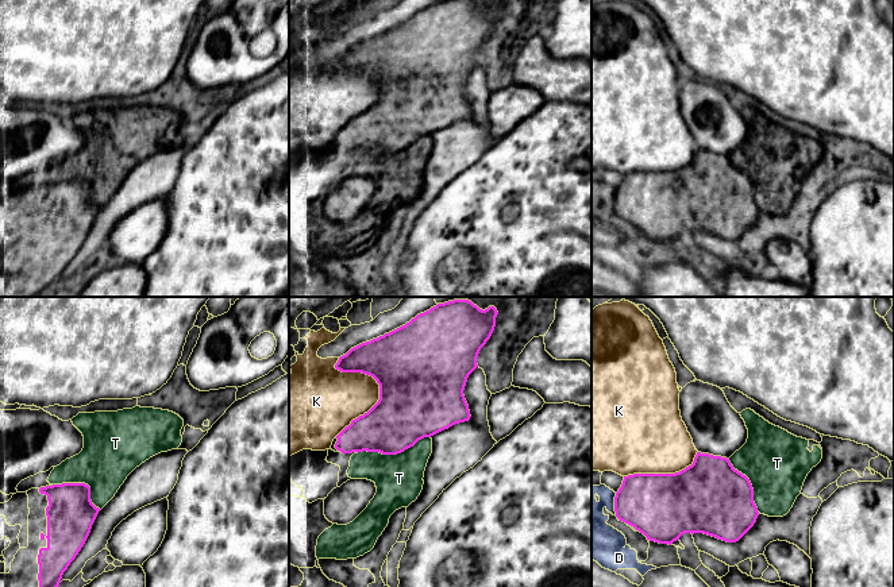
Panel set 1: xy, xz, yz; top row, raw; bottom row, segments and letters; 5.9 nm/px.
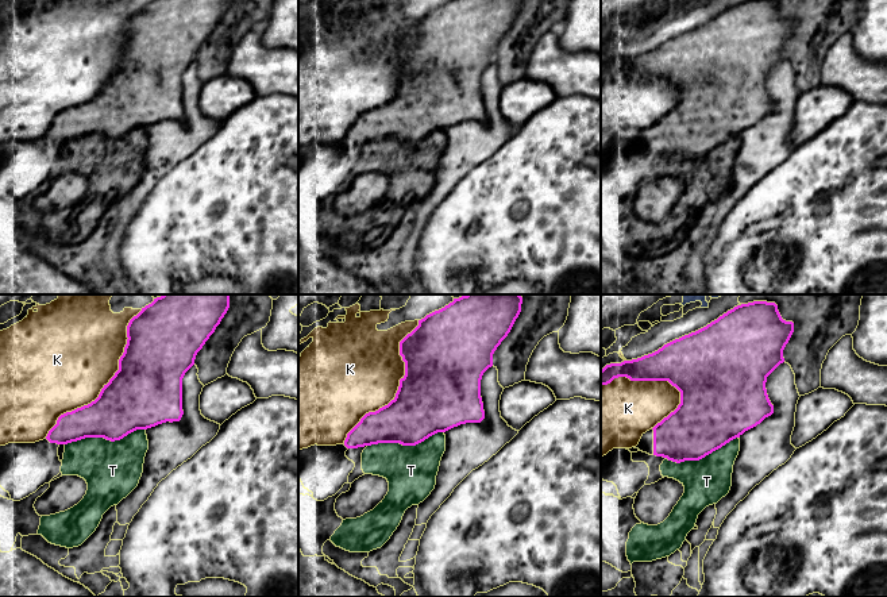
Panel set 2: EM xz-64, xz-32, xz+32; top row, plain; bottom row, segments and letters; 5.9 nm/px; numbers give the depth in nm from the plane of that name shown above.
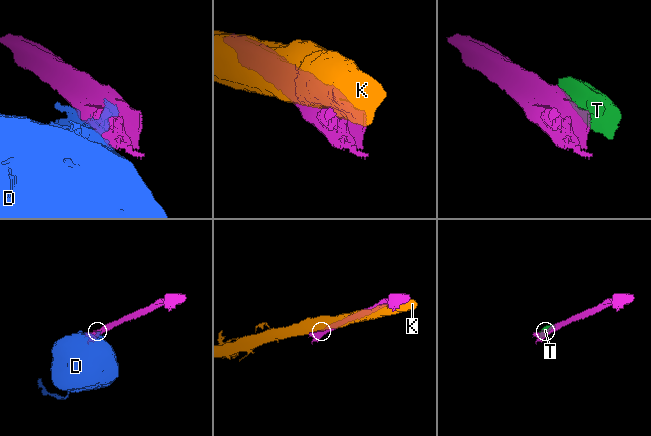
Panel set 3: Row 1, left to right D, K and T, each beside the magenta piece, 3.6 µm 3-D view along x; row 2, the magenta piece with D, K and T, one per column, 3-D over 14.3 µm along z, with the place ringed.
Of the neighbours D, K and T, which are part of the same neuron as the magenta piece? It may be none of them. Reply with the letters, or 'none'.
none

